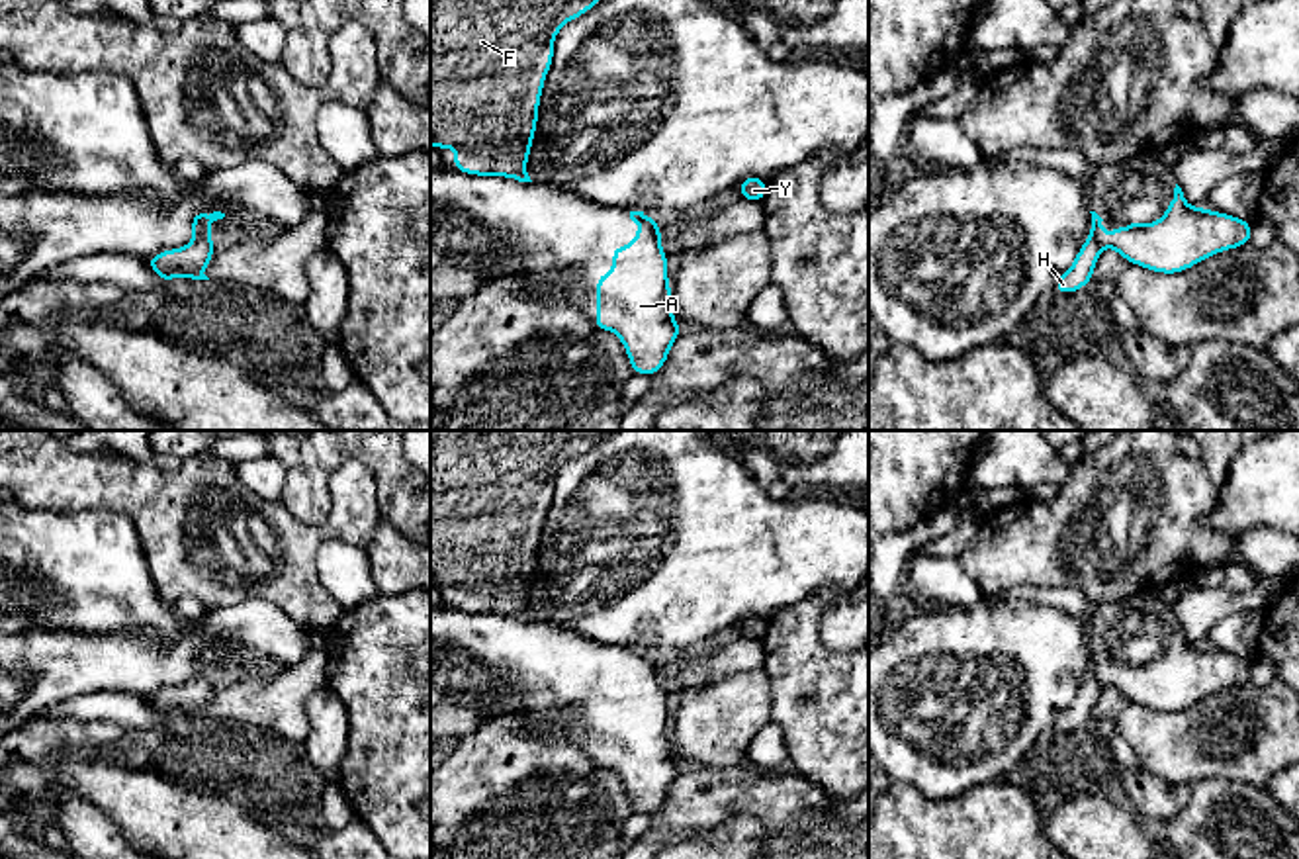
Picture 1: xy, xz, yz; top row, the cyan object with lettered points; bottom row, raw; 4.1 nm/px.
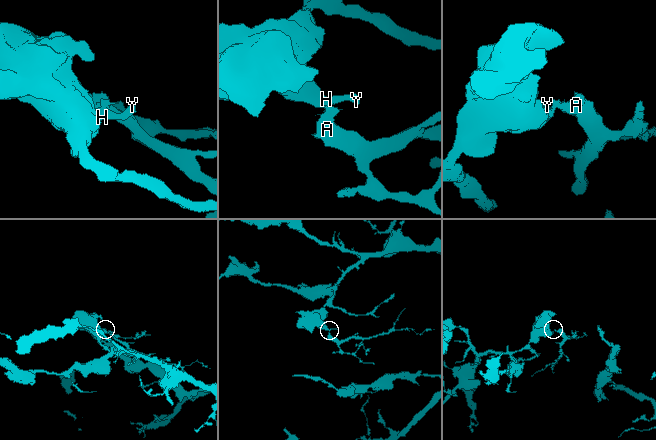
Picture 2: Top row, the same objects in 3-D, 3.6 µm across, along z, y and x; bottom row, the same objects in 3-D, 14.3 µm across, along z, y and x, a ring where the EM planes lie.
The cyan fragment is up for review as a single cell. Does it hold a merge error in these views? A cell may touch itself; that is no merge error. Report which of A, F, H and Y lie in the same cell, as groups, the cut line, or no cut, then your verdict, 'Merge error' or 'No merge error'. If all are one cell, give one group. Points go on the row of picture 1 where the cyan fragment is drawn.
Groups: A / F H Y. Split along xy (208, 235), (194, 239). Merge error

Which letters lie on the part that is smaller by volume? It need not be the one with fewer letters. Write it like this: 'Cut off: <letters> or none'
Cut off: A

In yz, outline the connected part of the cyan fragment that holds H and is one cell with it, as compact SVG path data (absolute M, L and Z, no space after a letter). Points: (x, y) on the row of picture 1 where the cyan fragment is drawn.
M1088 237L1080 247L1072 266L1054 282L1058 294L1074 294L1094 280L1094 266L1097 264L1101 247L1094 237Z

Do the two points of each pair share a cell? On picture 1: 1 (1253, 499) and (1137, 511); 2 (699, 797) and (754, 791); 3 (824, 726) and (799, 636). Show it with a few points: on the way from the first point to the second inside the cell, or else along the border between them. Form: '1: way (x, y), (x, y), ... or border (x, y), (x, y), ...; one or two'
1: border (1219, 490), (1217, 503), (1202, 523), (1227, 541); two
2: way (713, 795), (740, 791); one
3: way (824, 705), (803, 678), (799, 658); one

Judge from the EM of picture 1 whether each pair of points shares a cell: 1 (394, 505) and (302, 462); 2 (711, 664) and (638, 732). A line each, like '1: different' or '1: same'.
1: same
2: different

